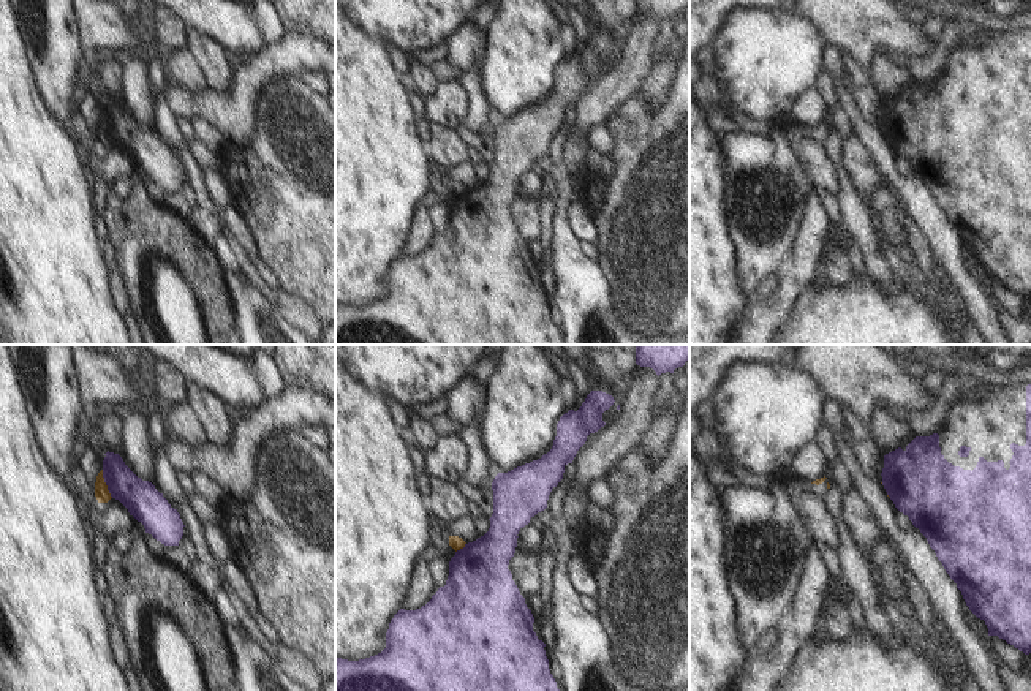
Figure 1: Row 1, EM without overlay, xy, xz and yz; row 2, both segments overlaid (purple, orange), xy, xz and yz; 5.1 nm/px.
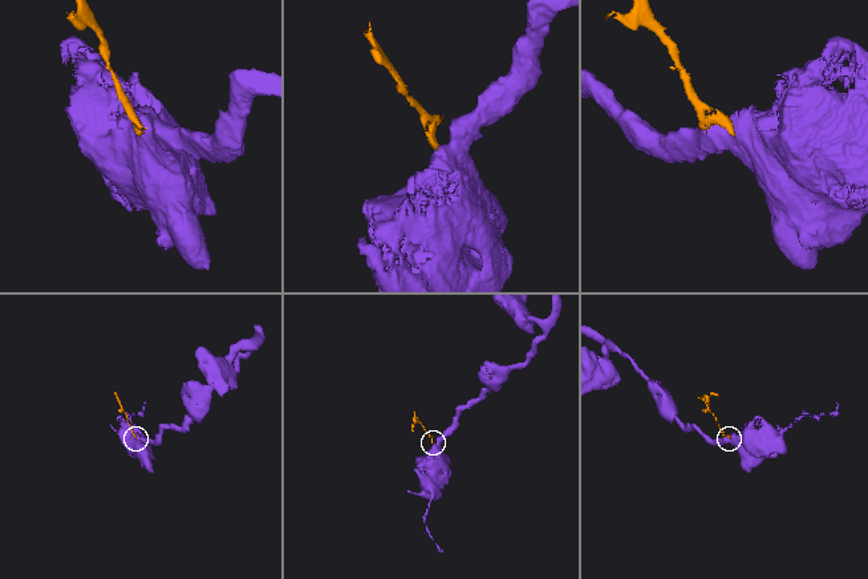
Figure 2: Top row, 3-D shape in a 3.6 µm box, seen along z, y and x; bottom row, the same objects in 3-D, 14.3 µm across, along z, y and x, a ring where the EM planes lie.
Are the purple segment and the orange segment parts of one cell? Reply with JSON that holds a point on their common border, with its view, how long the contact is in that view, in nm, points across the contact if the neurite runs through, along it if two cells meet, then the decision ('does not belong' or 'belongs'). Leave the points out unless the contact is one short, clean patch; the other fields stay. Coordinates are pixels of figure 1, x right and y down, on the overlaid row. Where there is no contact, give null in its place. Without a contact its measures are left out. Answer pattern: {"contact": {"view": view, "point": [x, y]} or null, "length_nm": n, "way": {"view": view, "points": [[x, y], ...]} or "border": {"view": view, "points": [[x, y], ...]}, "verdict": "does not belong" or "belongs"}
{"contact": {"view": "xy", "point": [106, 484]}, "length_nm": 160, "border": {"view": "xy", "points": [[101, 470], [106, 489], [113, 497]]}, "verdict": "does not belong"}

